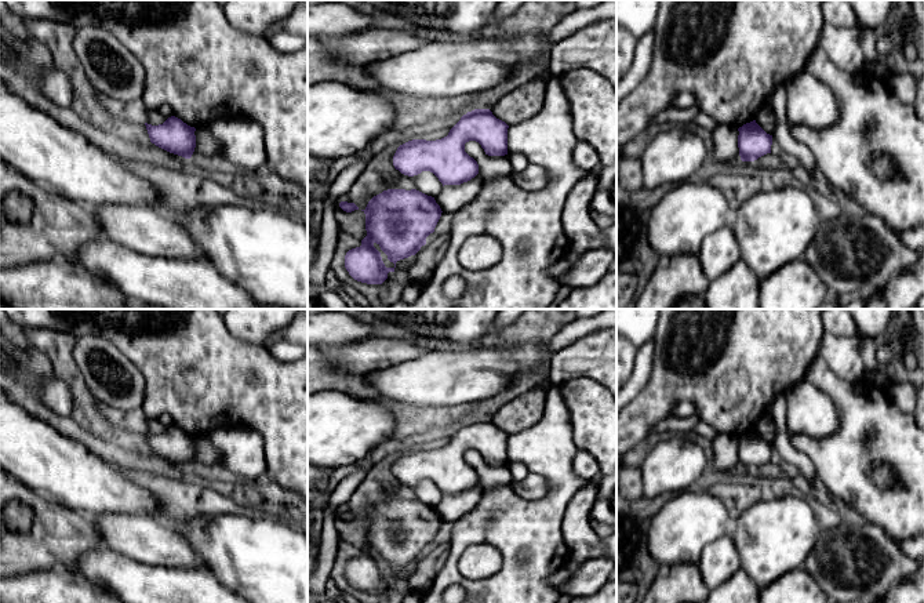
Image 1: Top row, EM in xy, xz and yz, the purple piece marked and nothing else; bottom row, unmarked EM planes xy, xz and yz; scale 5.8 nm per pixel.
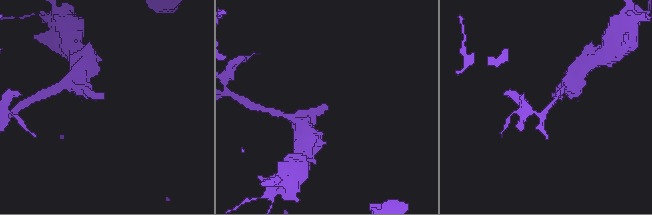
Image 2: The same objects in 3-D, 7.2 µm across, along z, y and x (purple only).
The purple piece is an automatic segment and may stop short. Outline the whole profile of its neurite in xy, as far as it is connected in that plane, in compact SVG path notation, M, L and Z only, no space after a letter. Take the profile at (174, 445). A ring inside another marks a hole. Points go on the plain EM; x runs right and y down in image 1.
M175 425L168 426L159 435L148 432L145 435L152 453L185 468L192 466L196 457L194 436L188 435Z

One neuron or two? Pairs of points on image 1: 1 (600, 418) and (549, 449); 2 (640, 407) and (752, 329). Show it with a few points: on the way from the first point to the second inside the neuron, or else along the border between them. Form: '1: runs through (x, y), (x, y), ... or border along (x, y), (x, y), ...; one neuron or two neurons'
1: border along (564, 403), (571, 418), (571, 439), (578, 449); two neurons
2: runs through (669, 387), (676, 380), (705, 378), (726, 358); one neuron

